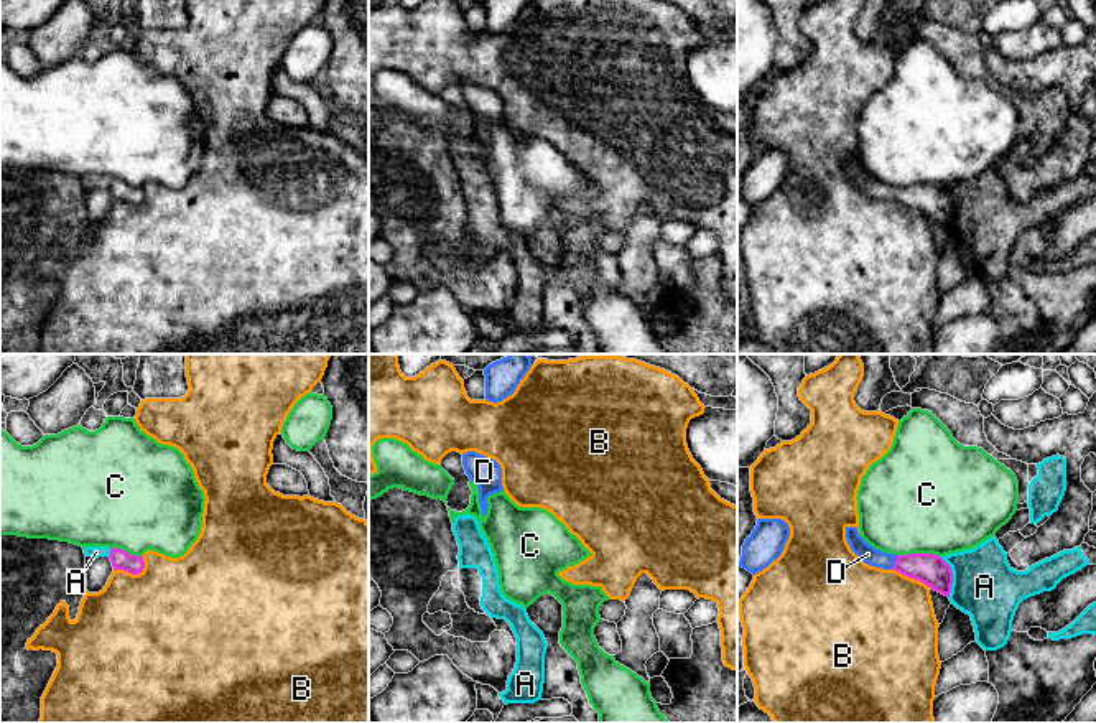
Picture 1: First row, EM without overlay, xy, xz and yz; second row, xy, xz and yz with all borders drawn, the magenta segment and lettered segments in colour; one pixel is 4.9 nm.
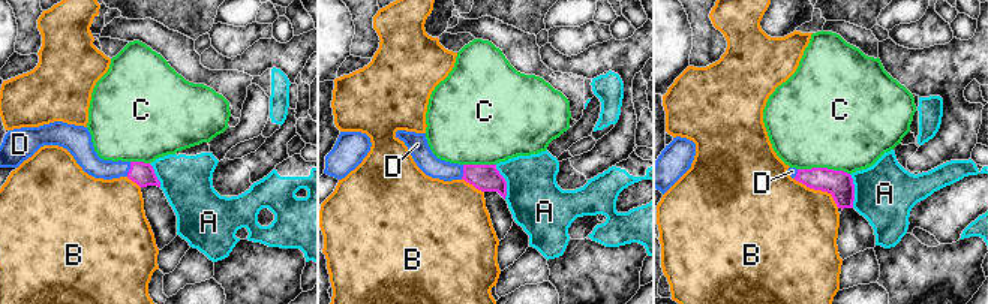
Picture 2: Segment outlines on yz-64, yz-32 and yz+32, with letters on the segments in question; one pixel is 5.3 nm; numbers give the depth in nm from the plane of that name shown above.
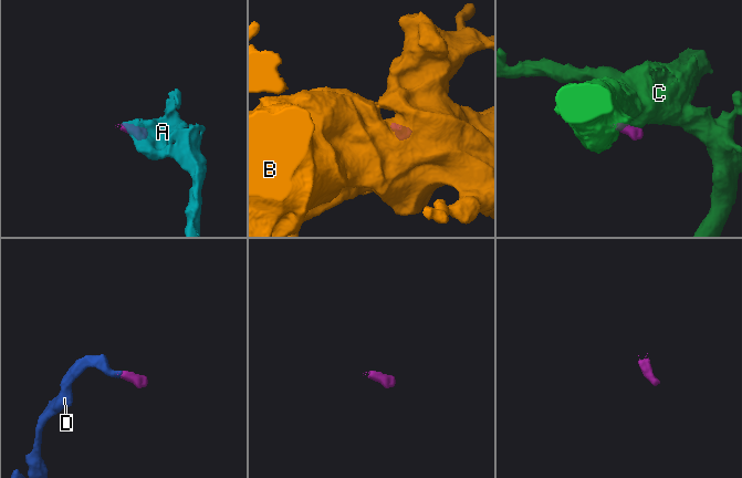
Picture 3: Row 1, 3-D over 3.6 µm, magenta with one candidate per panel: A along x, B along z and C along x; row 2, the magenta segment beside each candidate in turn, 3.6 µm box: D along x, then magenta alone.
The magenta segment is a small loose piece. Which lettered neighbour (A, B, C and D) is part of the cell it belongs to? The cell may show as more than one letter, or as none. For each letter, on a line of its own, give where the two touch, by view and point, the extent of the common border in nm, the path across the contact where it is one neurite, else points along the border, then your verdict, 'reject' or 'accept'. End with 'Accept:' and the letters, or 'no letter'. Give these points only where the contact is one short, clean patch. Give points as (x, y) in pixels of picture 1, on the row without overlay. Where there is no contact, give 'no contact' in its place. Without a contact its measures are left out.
A: meets magenta in yz at (952, 208); contact 200 nm long; border along yz (940, 188), (952, 203), (950, 228); reject
B: meets magenta in xy at (134, 205); contact 170 nm long; reject
C: meets magenta in yz at (919, 185); contact 220 nm long; border along yz (897, 185), (937, 185), (940, 188); reject
D: meets magenta in yz at (896, 193); contact 80 nm long; runs through yz (928, 200), (896, 193), (881, 191), (868, 185); accept
Accept: D

